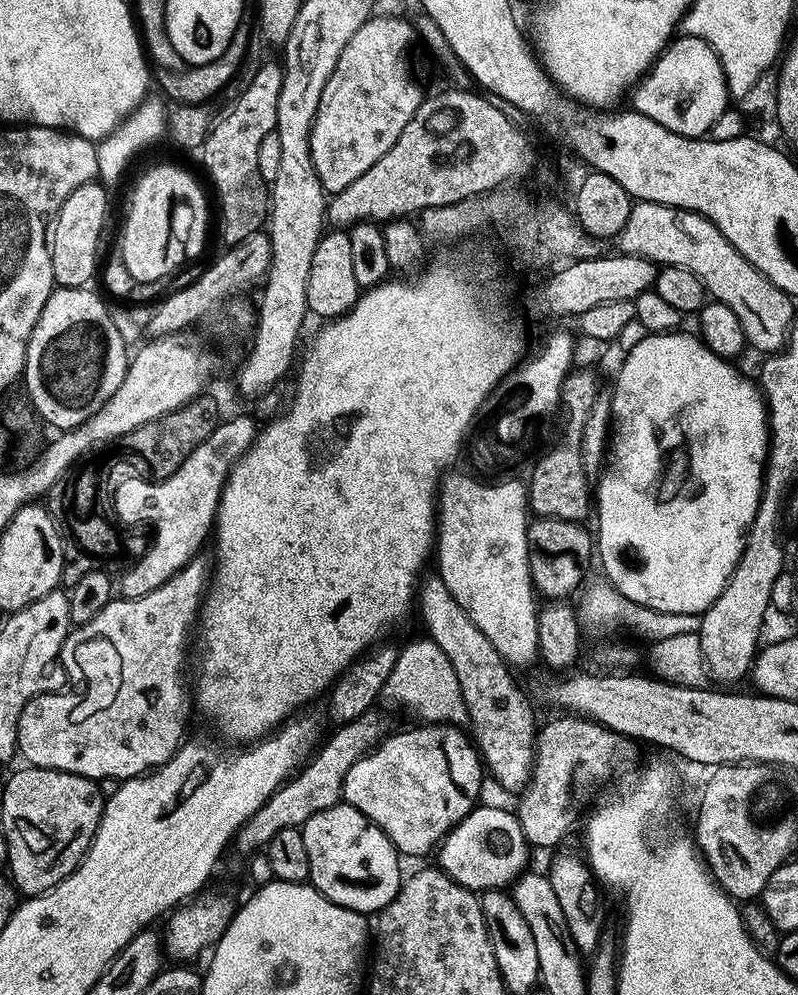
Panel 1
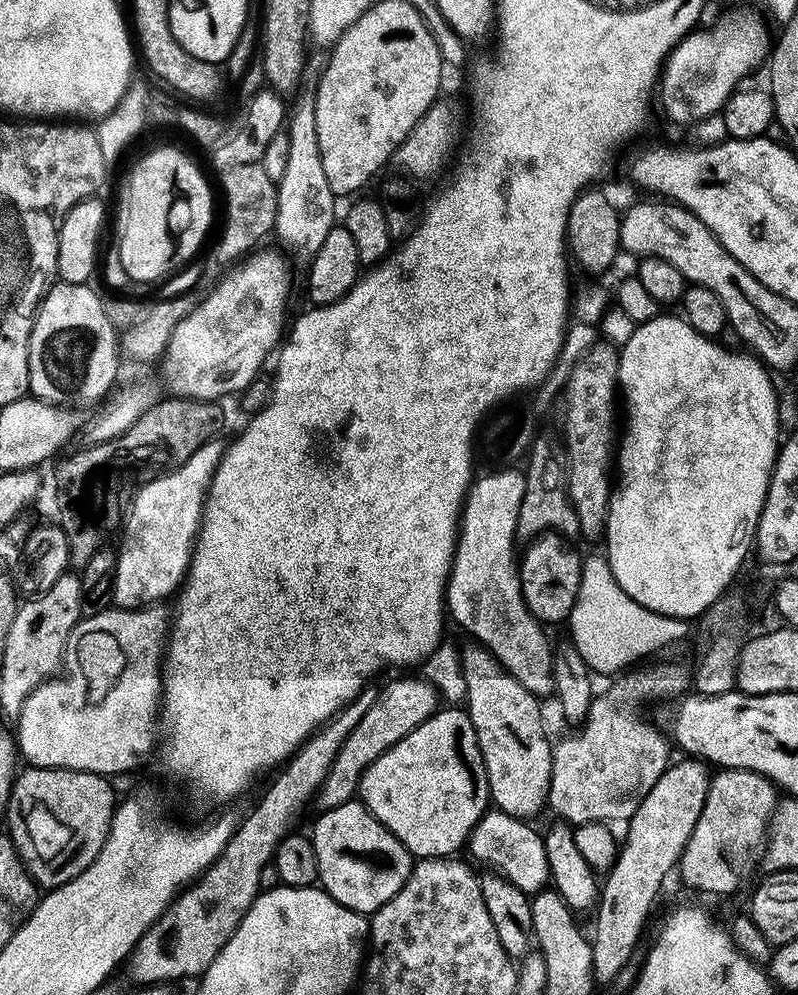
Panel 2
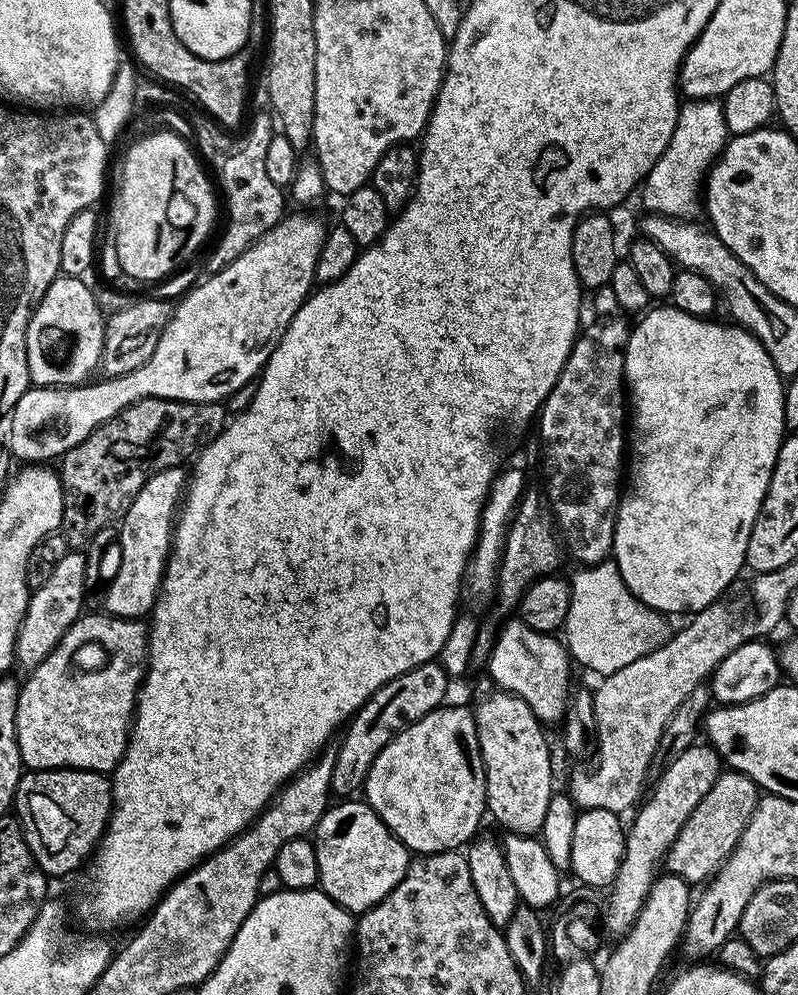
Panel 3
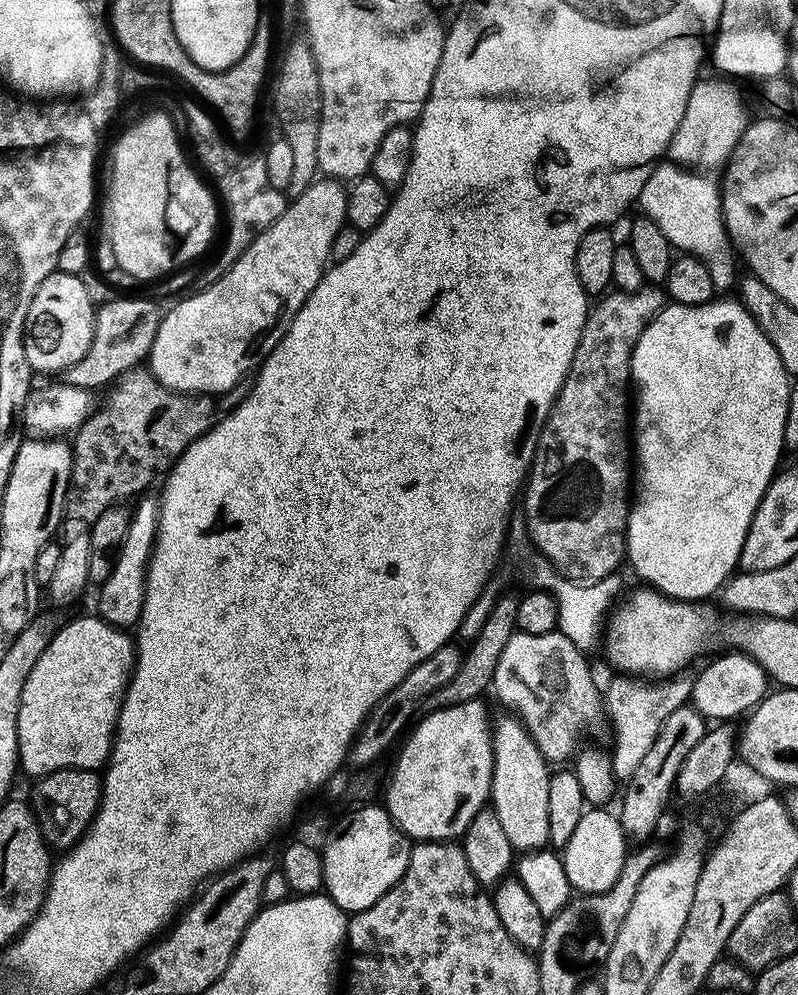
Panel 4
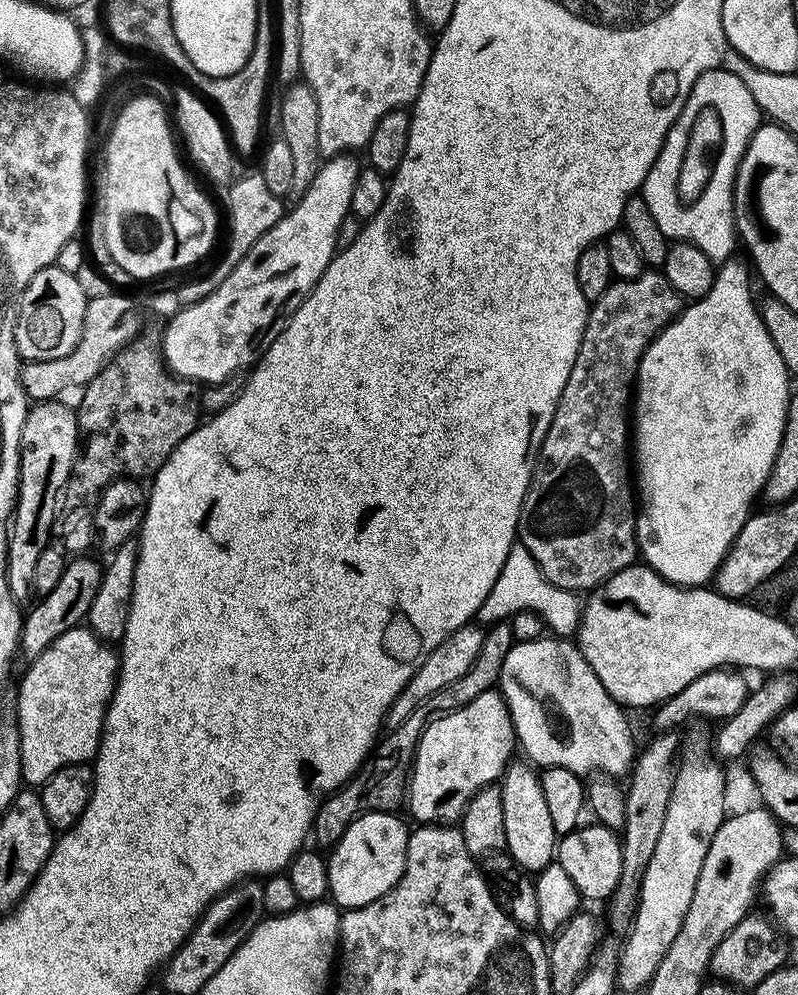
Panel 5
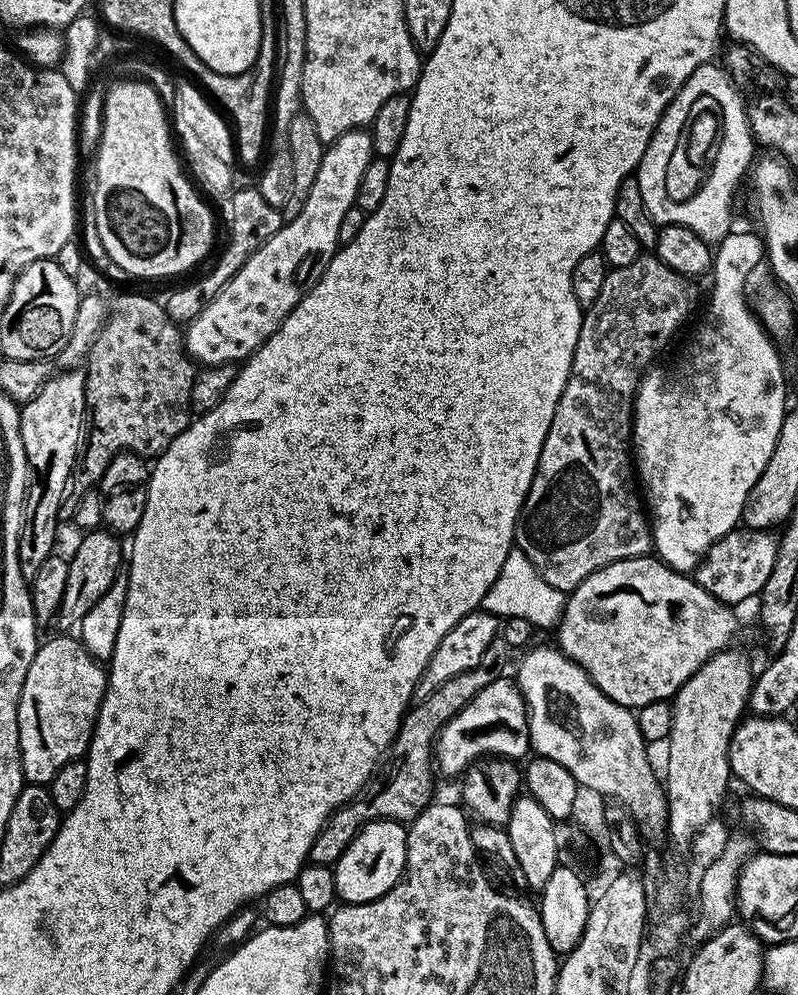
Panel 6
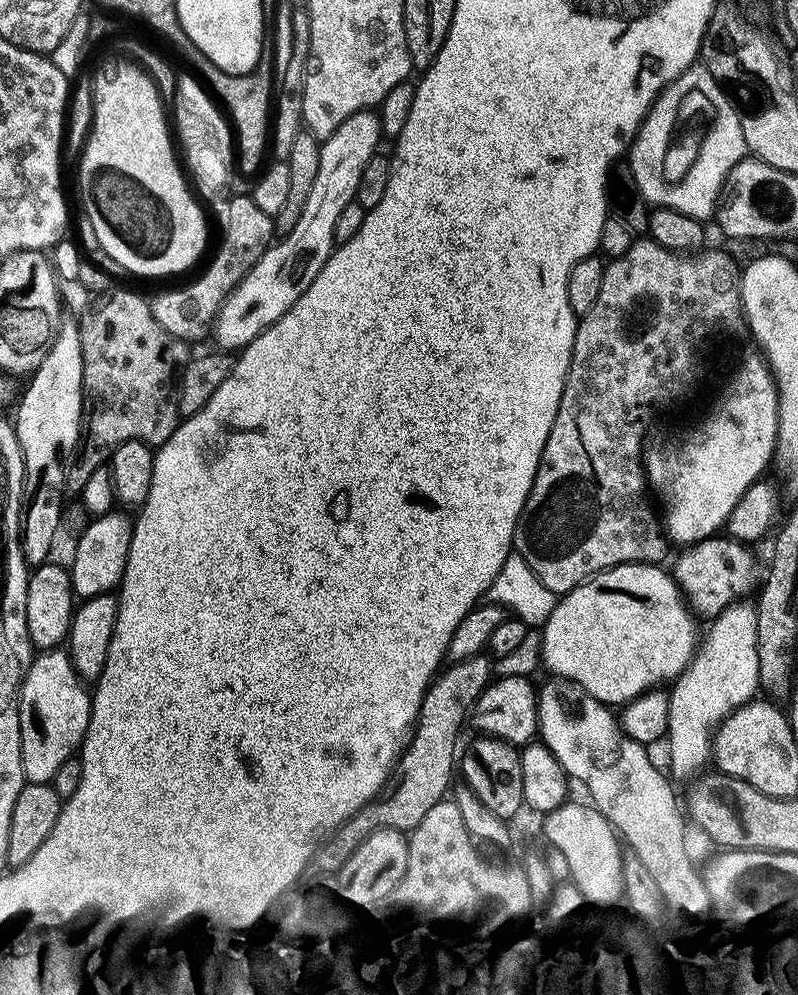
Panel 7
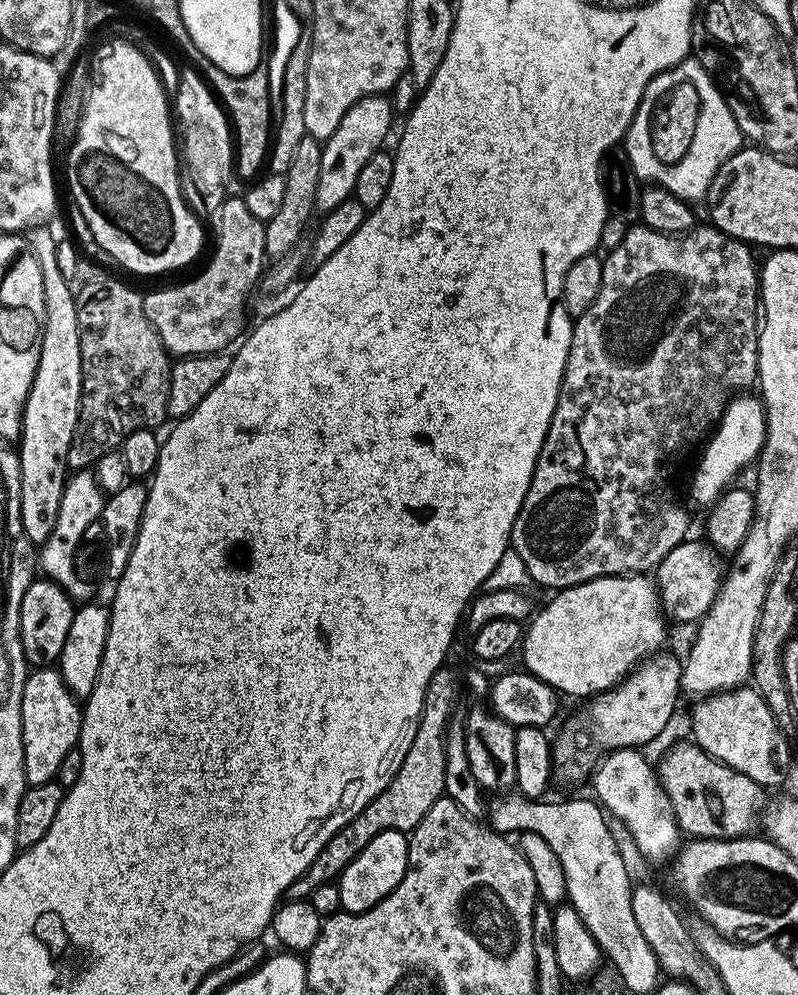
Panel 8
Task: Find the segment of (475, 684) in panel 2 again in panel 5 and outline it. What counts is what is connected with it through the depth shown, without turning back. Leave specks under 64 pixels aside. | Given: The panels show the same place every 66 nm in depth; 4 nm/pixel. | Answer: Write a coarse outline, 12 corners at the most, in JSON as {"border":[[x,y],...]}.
{"border":[[509,763],[498,787],[506,851],[529,874],[557,855],[537,769]]}

